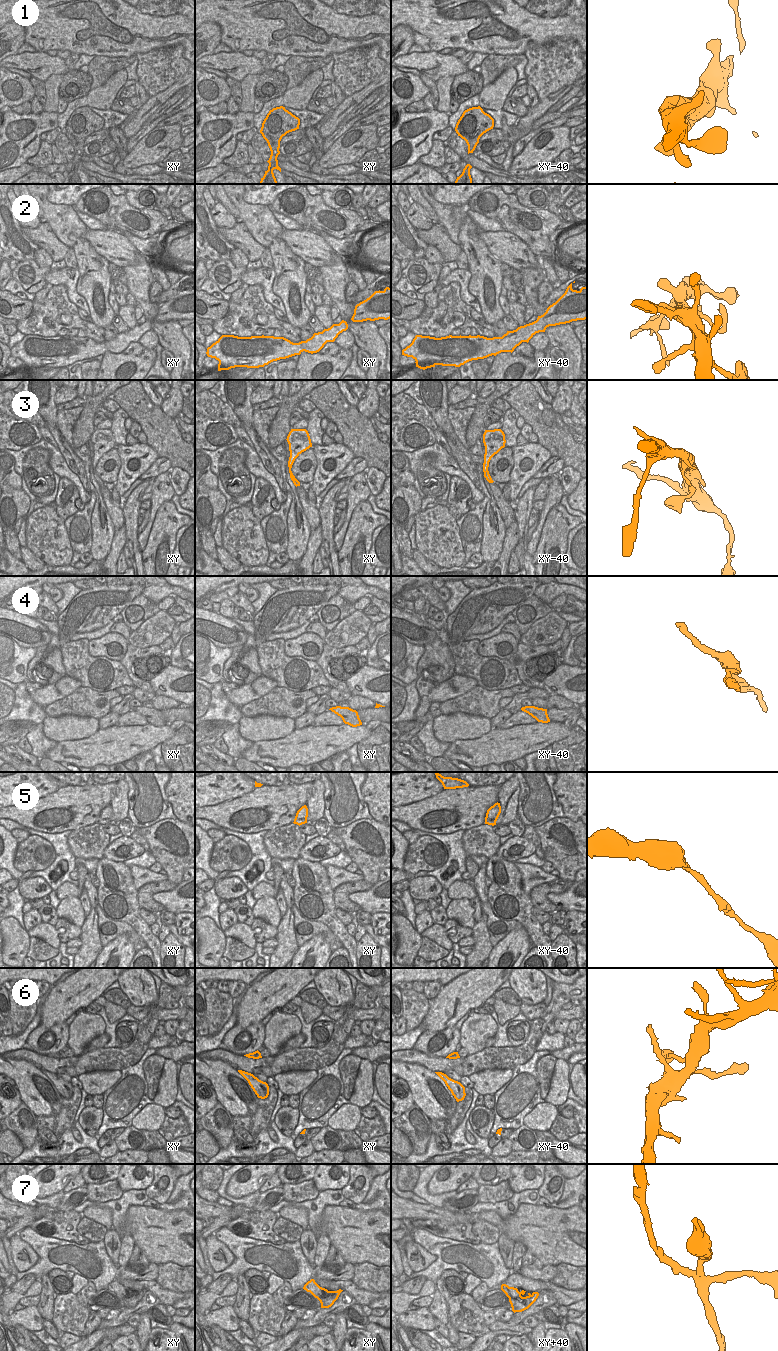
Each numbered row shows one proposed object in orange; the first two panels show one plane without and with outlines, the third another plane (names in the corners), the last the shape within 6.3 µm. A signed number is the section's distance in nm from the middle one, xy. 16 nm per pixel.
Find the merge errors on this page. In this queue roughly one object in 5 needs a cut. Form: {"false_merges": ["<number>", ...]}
{"false_merges": ["7"]}

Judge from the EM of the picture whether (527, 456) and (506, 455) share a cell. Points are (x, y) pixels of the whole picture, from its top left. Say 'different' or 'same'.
different

